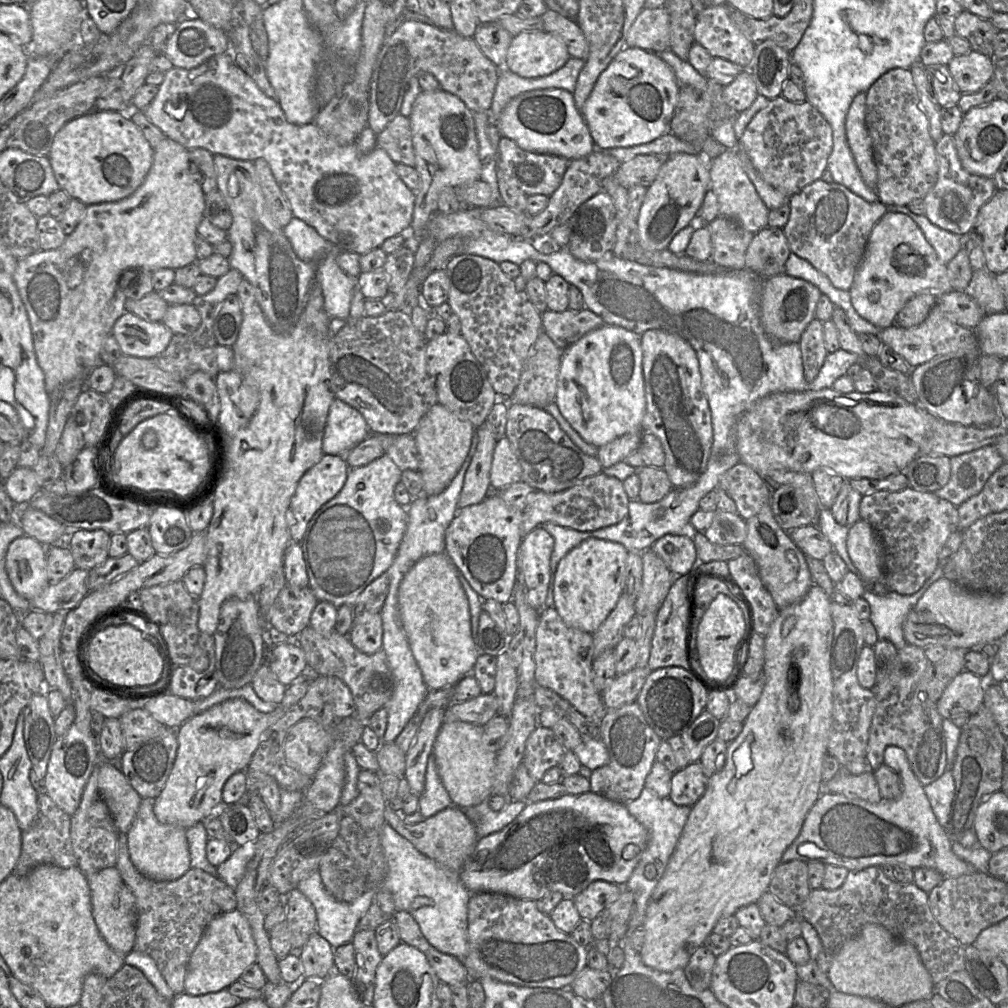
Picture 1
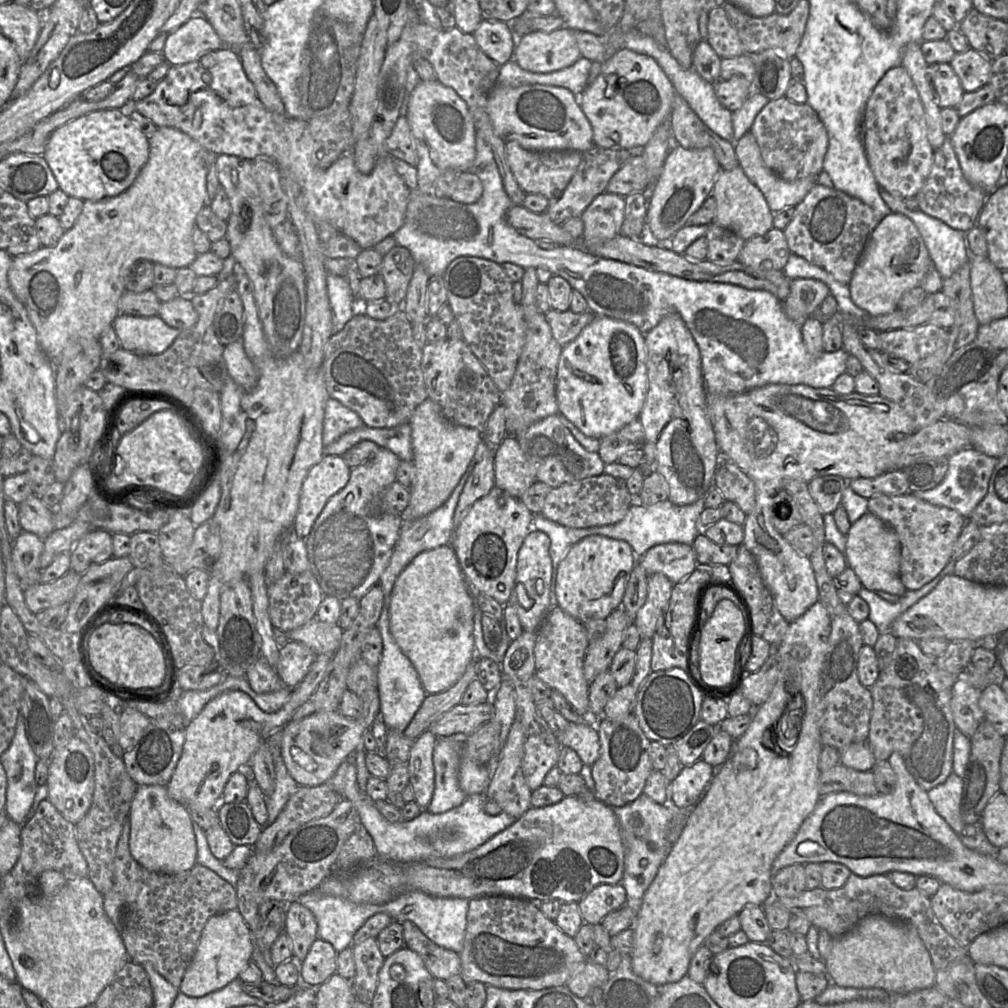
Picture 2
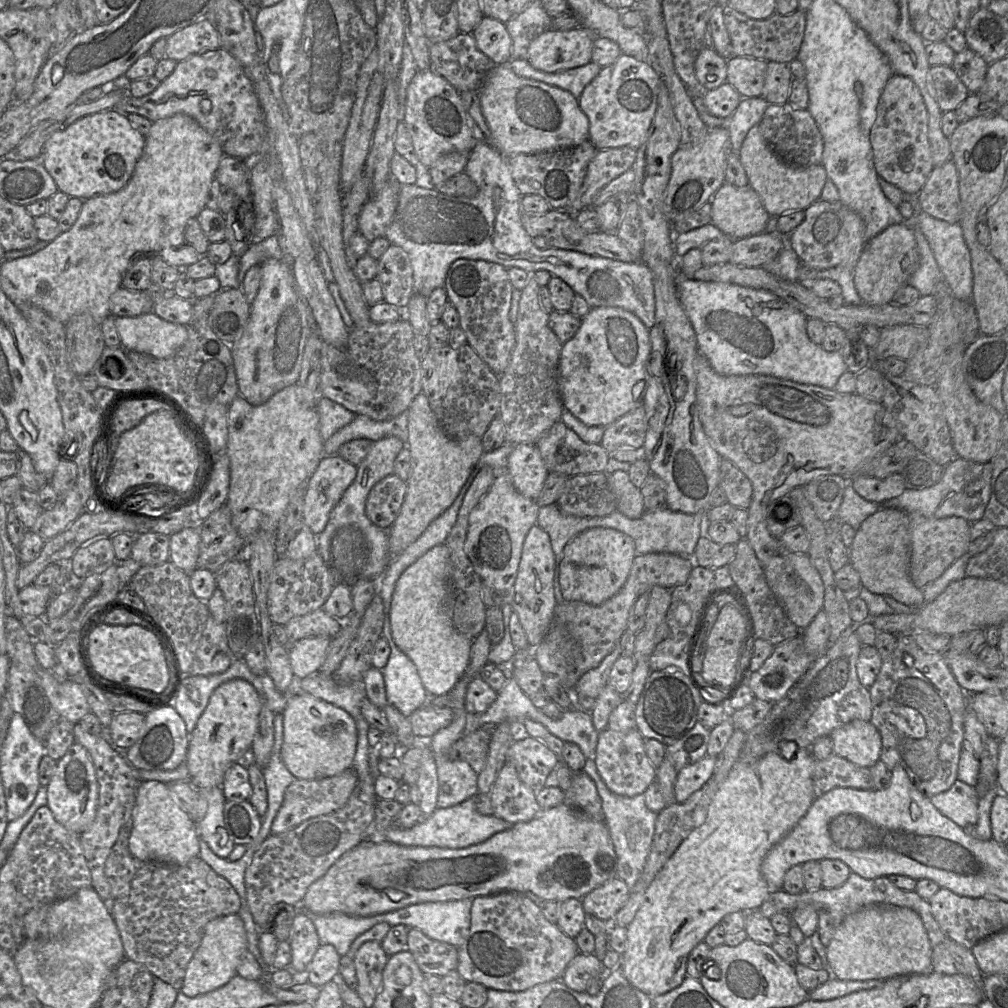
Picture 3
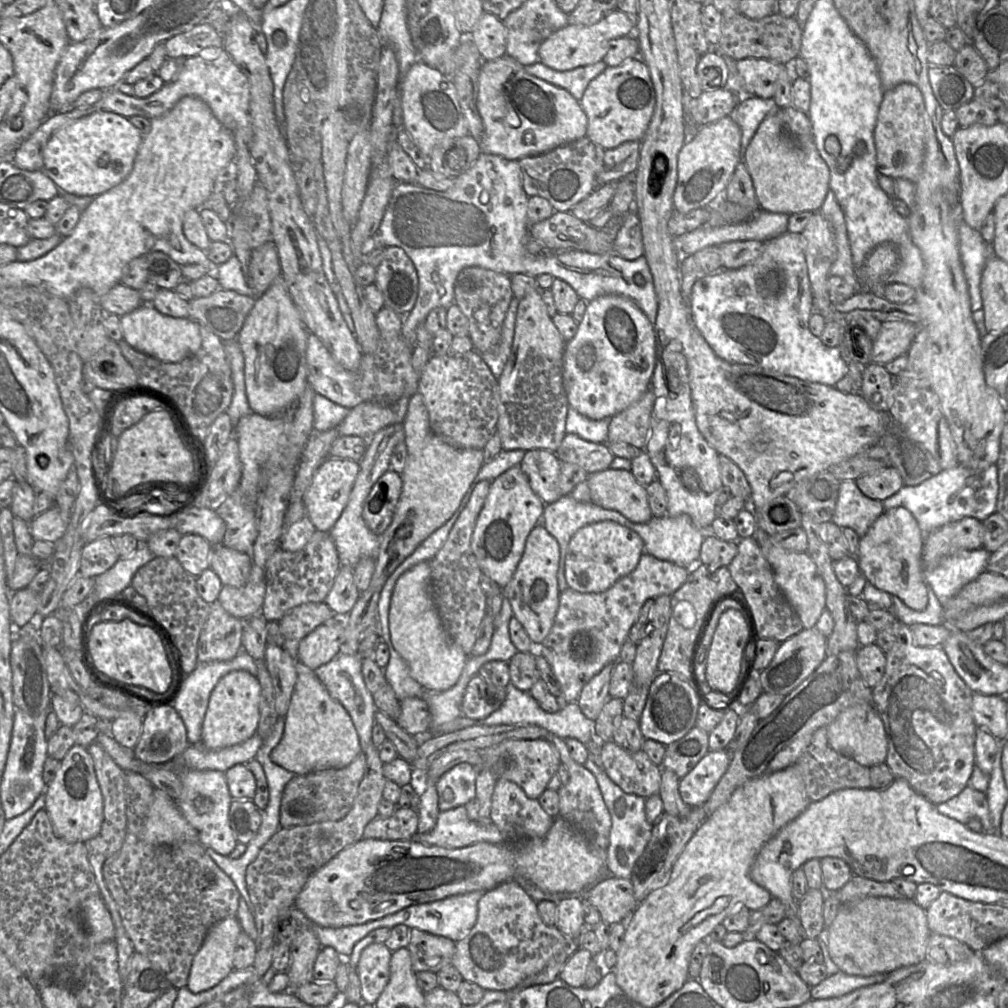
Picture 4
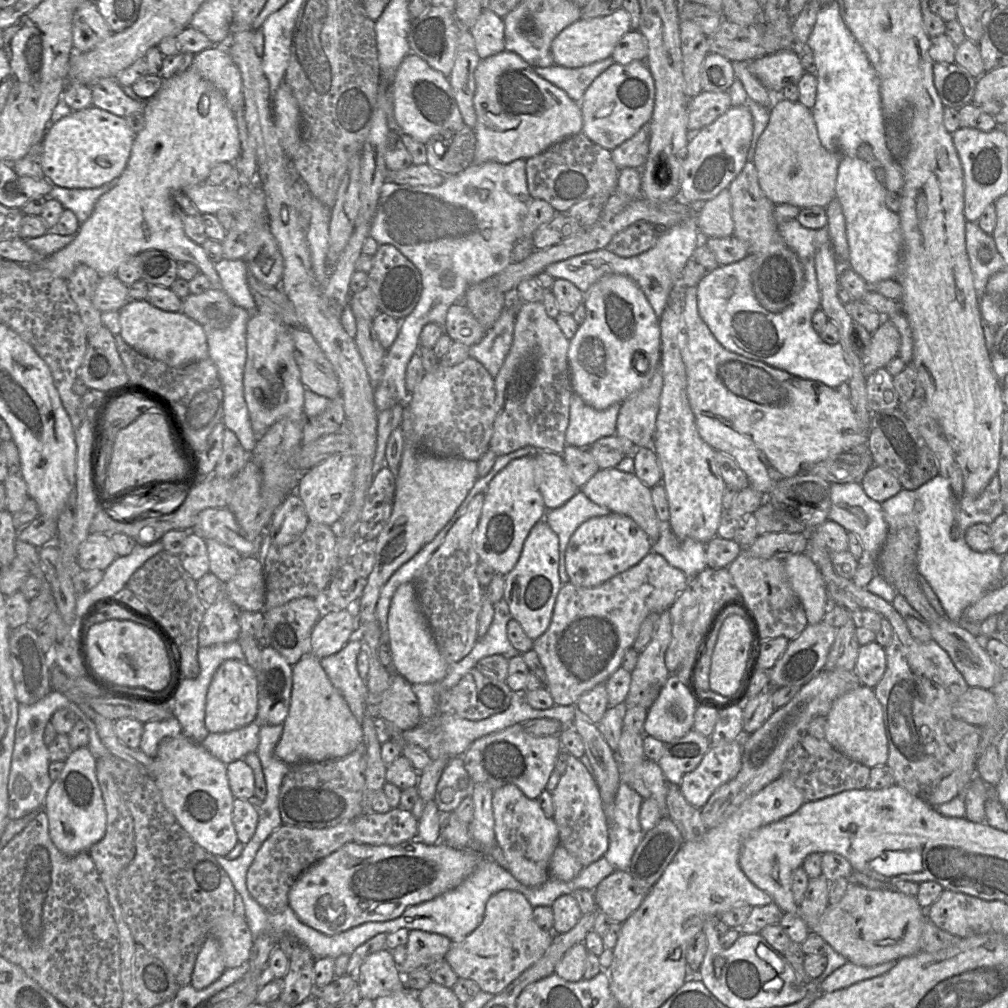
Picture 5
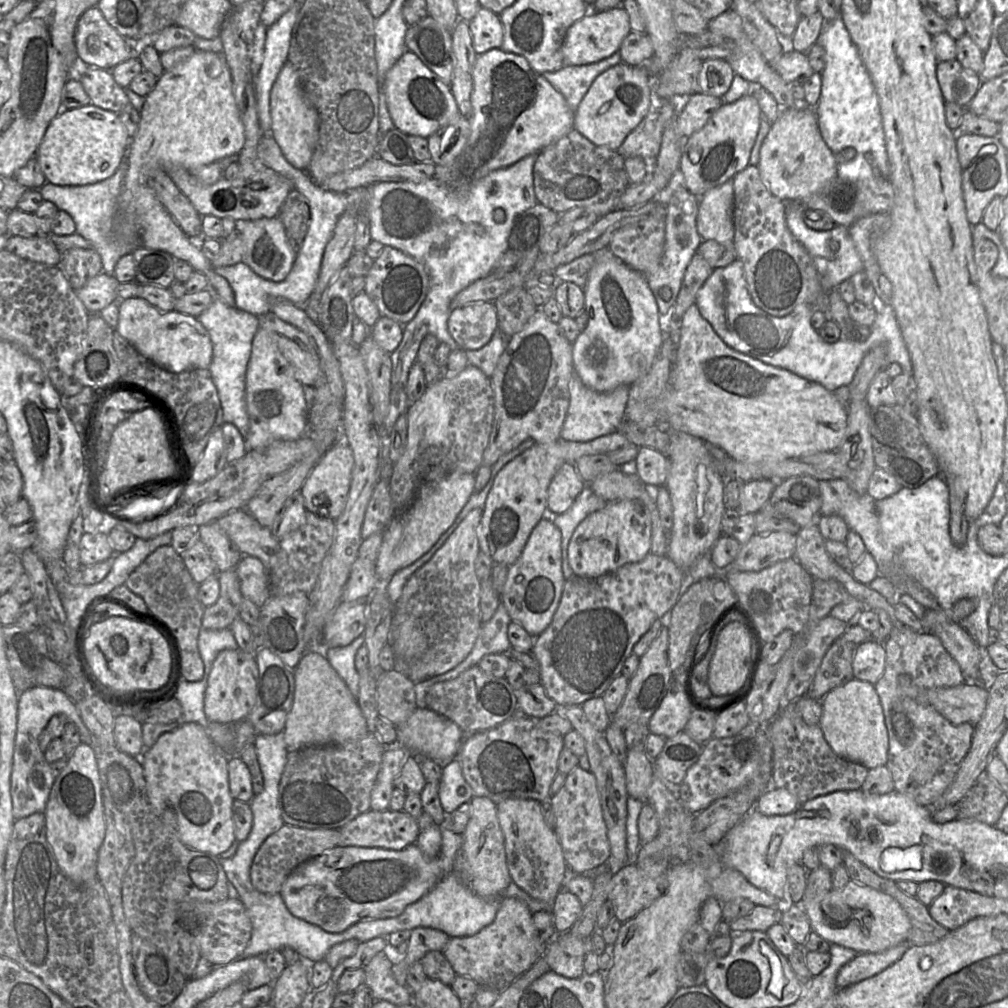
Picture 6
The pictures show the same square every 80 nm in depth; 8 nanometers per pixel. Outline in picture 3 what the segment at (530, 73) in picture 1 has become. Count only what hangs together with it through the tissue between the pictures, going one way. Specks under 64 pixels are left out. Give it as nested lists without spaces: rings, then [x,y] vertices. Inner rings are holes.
[[[587,27],[569,30],[547,29],[529,45],[526,60],[547,73],[562,72],[592,61],[597,33]]]

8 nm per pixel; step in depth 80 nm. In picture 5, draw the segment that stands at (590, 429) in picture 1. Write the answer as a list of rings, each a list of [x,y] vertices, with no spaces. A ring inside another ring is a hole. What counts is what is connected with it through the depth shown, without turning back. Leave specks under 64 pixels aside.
[[[607,274],[595,282],[585,294],[584,305],[585,321],[569,340],[571,384],[587,405],[605,410],[646,386],[659,368],[659,318],[641,288],[619,274]]]

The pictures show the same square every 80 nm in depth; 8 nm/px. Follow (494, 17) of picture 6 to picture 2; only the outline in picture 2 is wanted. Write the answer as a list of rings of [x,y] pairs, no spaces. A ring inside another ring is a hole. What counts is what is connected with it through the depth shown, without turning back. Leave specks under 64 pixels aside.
[[[482,20],[472,34],[478,47],[498,66],[513,59],[517,40],[509,23]]]

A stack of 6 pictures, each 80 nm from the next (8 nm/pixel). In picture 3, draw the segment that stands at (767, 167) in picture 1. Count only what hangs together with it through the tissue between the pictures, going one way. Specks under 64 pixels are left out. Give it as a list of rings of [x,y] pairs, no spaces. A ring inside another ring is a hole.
[[[789,101],[770,104],[759,122],[759,130],[772,150],[788,165],[808,167],[822,164],[824,139],[808,109],[797,108]]]

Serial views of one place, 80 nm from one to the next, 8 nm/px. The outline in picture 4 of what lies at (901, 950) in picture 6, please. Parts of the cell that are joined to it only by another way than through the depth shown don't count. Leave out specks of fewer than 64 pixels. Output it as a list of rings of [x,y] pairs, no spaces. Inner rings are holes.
[[[838,971],[827,976],[819,984],[810,987],[811,999],[827,999],[840,997],[854,991],[857,988],[880,983],[888,974],[879,973],[872,976],[855,976]]]

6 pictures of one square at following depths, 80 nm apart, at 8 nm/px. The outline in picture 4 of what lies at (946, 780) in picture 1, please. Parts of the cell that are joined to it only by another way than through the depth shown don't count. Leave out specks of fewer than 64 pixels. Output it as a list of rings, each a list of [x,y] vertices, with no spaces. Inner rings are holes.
[[[965,787],[957,796],[937,804],[936,809],[942,815],[967,824],[972,818],[977,818],[982,824],[982,830],[992,831],[992,822],[985,792]]]

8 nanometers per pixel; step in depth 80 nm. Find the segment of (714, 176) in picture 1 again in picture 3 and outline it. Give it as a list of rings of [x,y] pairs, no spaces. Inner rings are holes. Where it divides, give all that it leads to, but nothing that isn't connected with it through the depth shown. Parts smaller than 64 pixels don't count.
[[[727,182],[711,198],[711,223],[733,240],[764,232],[772,216],[750,186],[737,187]]]

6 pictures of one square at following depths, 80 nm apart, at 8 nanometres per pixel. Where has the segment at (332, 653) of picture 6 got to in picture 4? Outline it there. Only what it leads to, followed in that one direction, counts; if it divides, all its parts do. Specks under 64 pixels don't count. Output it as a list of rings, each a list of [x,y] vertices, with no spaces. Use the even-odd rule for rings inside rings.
[[[338,654],[314,672],[330,696],[338,701],[350,715],[359,737],[361,752],[365,754],[367,746],[372,742],[372,727],[374,727],[375,713],[378,710],[372,694],[364,683],[361,667],[362,658],[358,654]]]

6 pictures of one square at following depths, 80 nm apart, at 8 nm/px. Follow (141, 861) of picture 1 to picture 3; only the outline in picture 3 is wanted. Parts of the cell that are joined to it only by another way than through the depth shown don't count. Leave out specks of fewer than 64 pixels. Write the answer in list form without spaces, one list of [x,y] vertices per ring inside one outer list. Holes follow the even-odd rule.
[[[142,781],[136,789],[133,828],[129,850],[142,861],[185,865],[199,855],[198,826],[172,798],[168,785],[159,781]]]

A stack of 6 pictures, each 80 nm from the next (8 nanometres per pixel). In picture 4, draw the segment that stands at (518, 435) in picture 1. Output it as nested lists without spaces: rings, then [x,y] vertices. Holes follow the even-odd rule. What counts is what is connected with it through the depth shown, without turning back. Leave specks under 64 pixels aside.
[[[569,433],[564,436],[555,455],[561,462],[576,464],[589,474],[608,469],[615,457],[606,444],[589,442]]]

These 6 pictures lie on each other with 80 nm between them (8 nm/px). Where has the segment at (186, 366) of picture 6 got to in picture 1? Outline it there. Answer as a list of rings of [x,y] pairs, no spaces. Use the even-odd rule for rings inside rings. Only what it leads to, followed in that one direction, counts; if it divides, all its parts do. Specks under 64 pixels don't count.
[[[126,311],[115,322],[112,335],[122,355],[155,359],[167,348],[174,334],[163,322],[148,322]]]

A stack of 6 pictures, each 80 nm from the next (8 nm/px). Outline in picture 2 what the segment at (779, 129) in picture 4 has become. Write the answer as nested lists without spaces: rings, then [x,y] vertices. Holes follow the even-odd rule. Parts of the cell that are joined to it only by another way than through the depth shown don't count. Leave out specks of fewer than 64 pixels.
[[[750,130],[733,145],[745,175],[760,189],[774,213],[795,207],[817,183],[817,176],[794,181],[780,178],[764,163],[759,145]]]

